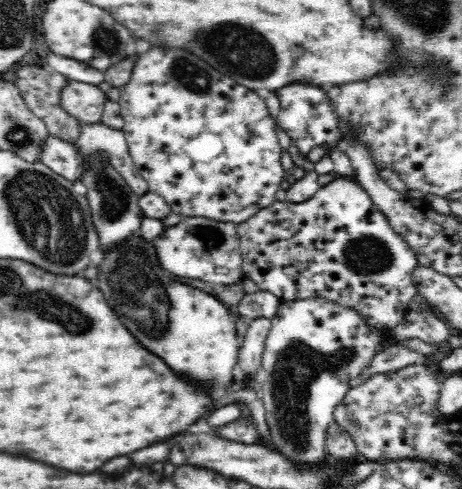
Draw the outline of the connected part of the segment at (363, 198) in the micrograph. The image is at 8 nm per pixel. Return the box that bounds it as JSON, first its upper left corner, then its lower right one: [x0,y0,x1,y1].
[238,176,422,334]

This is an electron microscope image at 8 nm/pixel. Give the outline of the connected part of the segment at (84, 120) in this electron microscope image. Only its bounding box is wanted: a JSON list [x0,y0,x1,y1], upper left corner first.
[60,80,108,126]

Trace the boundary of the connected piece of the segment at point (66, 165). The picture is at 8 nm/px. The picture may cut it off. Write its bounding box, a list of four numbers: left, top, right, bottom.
[40,136,82,184]

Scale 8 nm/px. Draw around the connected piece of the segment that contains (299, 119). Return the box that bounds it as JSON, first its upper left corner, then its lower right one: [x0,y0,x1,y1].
[276,82,342,158]

